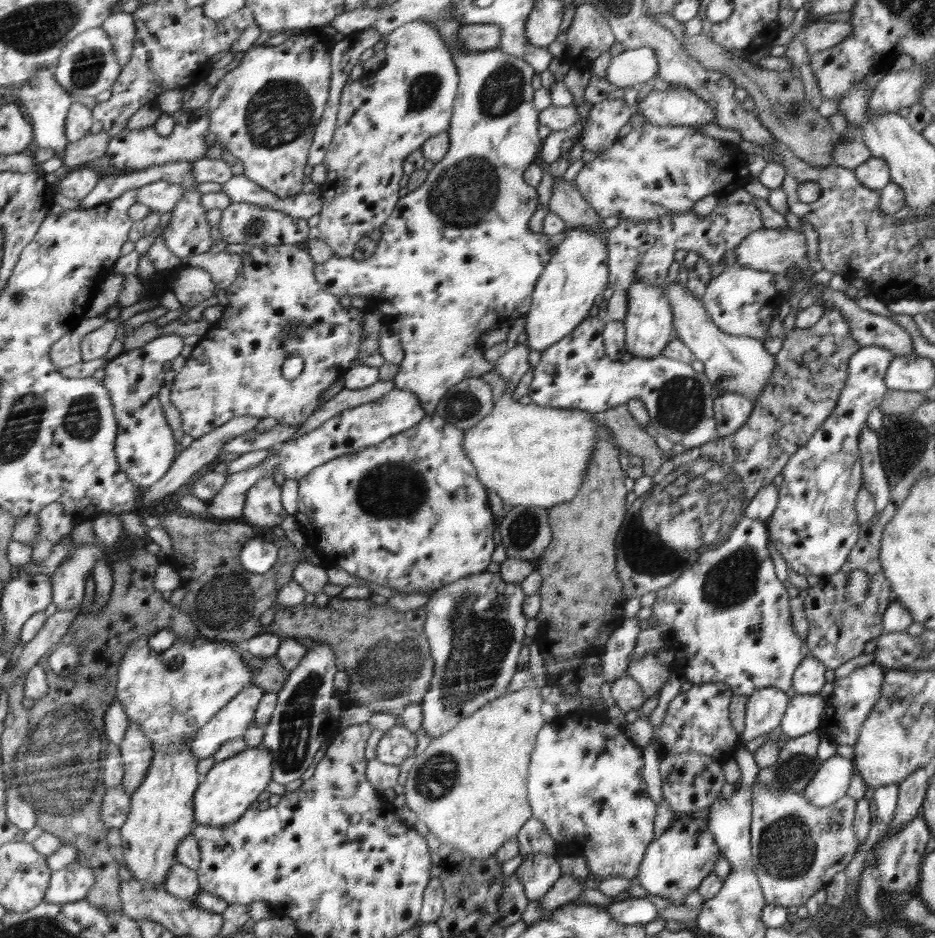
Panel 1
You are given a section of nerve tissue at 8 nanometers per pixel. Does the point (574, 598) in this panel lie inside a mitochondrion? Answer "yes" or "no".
no

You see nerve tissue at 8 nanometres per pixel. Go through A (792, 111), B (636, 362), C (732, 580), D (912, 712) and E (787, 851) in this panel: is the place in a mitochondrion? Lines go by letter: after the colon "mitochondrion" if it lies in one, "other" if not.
A: mitochondrion
B: other
C: mitochondrion
D: other
E: mitochondrion

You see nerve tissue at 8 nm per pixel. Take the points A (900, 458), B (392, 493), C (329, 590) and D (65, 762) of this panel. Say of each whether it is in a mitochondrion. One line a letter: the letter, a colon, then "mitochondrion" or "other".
A: mitochondrion
B: mitochondrion
C: other
D: mitochondrion

